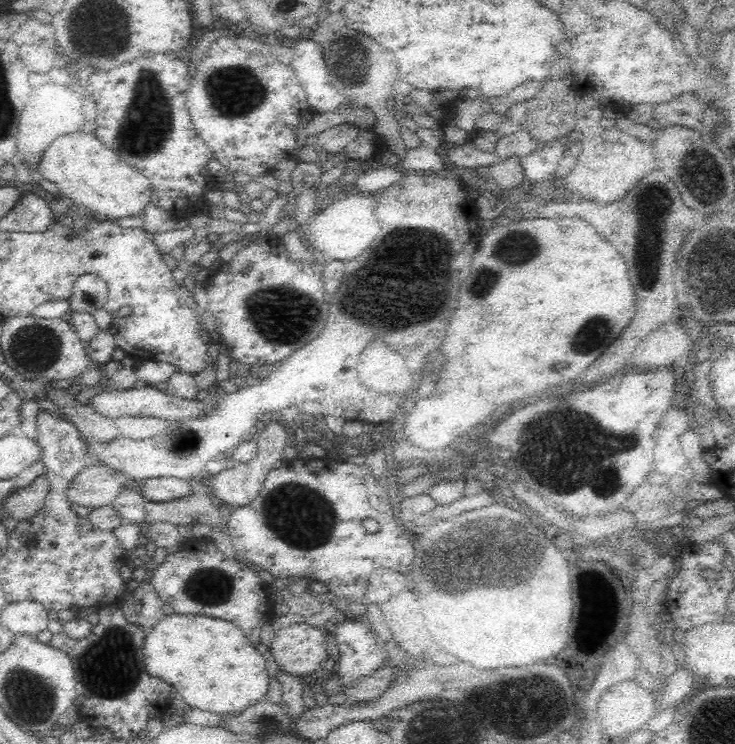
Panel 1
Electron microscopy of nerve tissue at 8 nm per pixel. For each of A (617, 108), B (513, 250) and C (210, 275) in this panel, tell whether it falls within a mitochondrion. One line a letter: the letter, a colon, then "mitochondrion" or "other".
A: other
B: mitochondrion
C: other

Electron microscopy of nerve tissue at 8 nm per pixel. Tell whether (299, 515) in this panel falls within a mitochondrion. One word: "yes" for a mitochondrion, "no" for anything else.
yes

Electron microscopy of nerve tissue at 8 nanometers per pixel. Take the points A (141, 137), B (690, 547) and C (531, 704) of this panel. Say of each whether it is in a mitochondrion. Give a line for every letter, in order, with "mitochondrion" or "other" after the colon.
A: mitochondrion
B: other
C: mitochondrion

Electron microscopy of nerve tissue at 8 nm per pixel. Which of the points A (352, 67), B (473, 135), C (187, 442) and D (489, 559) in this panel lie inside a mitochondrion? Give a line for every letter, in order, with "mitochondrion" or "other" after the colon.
A: mitochondrion
B: other
C: other
D: mitochondrion

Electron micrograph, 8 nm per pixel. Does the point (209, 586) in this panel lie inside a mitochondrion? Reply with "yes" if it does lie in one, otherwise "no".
yes

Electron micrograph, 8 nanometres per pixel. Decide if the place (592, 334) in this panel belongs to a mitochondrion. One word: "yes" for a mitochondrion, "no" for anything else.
yes

